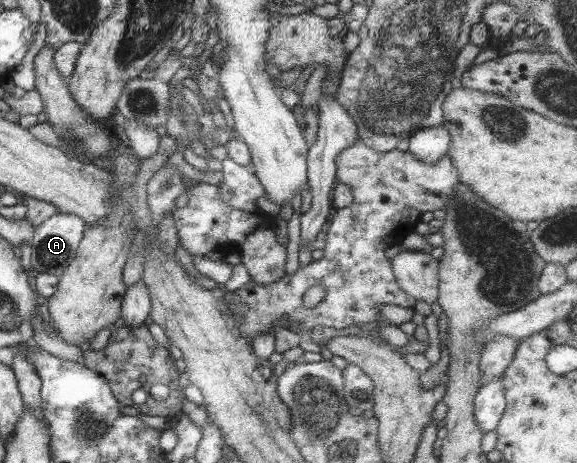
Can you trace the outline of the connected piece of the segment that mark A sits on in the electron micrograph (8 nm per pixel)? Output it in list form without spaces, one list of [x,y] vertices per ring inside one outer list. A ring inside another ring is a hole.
[[[55,213],[35,228],[31,266],[41,274],[60,277],[77,256],[86,222],[76,214]]]

